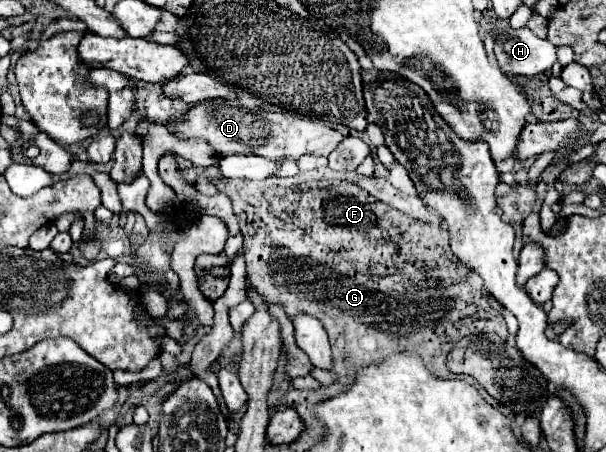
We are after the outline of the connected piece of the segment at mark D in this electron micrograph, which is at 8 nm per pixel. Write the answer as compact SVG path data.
M206 101L198 103L196 107L190 109L190 121L180 121L174 125L174 135L180 139L190 139L190 137L202 137L206 139L218 155L260 155L266 159L300 159L302 155L330 155L338 143L344 139L342 133L338 133L332 127L326 127L322 123L314 121L304 121L298 117L288 117L282 113L272 113L272 111L256 111L256 109L246 109L240 105L232 105L230 101Z

